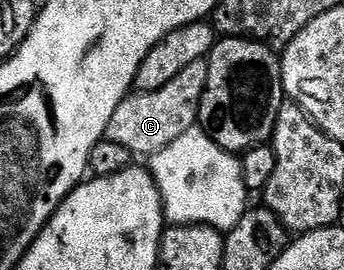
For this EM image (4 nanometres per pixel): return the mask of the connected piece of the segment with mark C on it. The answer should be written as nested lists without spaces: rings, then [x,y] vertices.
[[[200,59],[187,65],[187,69],[183,69],[175,81],[167,81],[163,89],[129,94],[119,109],[115,109],[105,130],[105,138],[115,141],[115,145],[123,145],[123,149],[132,151],[137,157],[152,157],[167,149],[167,145],[183,137],[187,129],[198,126],[203,93],[207,89],[208,68],[209,60]]]

